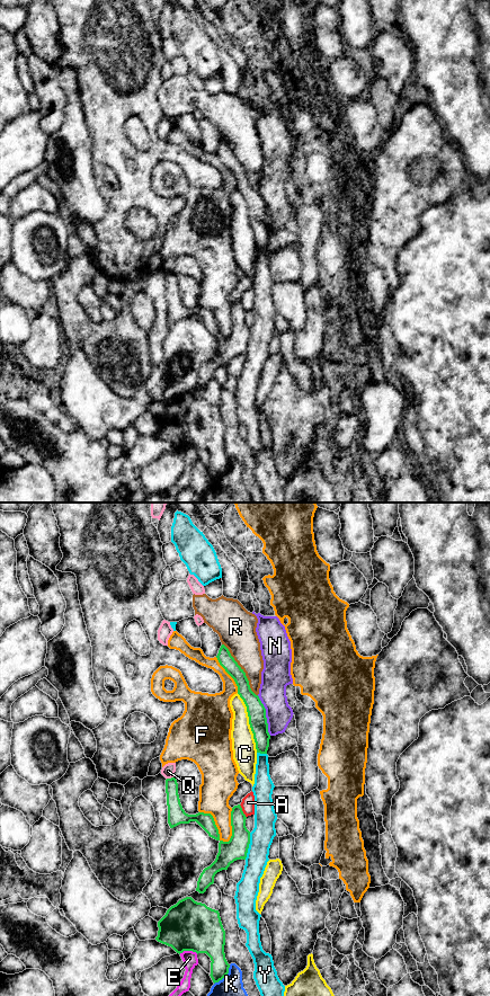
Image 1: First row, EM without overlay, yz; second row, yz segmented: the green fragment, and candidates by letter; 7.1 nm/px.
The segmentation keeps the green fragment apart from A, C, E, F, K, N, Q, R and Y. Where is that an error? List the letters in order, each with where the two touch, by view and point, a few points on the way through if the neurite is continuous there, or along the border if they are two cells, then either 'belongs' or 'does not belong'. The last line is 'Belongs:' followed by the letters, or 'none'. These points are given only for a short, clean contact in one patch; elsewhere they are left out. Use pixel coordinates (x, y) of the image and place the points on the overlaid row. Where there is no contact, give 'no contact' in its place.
A: yz (242, 811) | does not belong
C: yz (249, 722) | does not belong
E: yz (188, 950) | does not belong
F: yz (215, 826) | does not belong
K: yz (224, 976) | does not belong
N: yz (265, 716) | does not belong
Q: yz (171, 777) | along yz (174, 776), (167, 779) | does not belong
R: yz (241, 669) | does not belong
Y: yz (248, 846) | does not belong
Belongs: none

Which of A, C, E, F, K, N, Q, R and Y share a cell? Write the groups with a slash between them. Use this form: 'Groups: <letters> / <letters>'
Groups: A / C / E Y / F / K / N / Q / R

